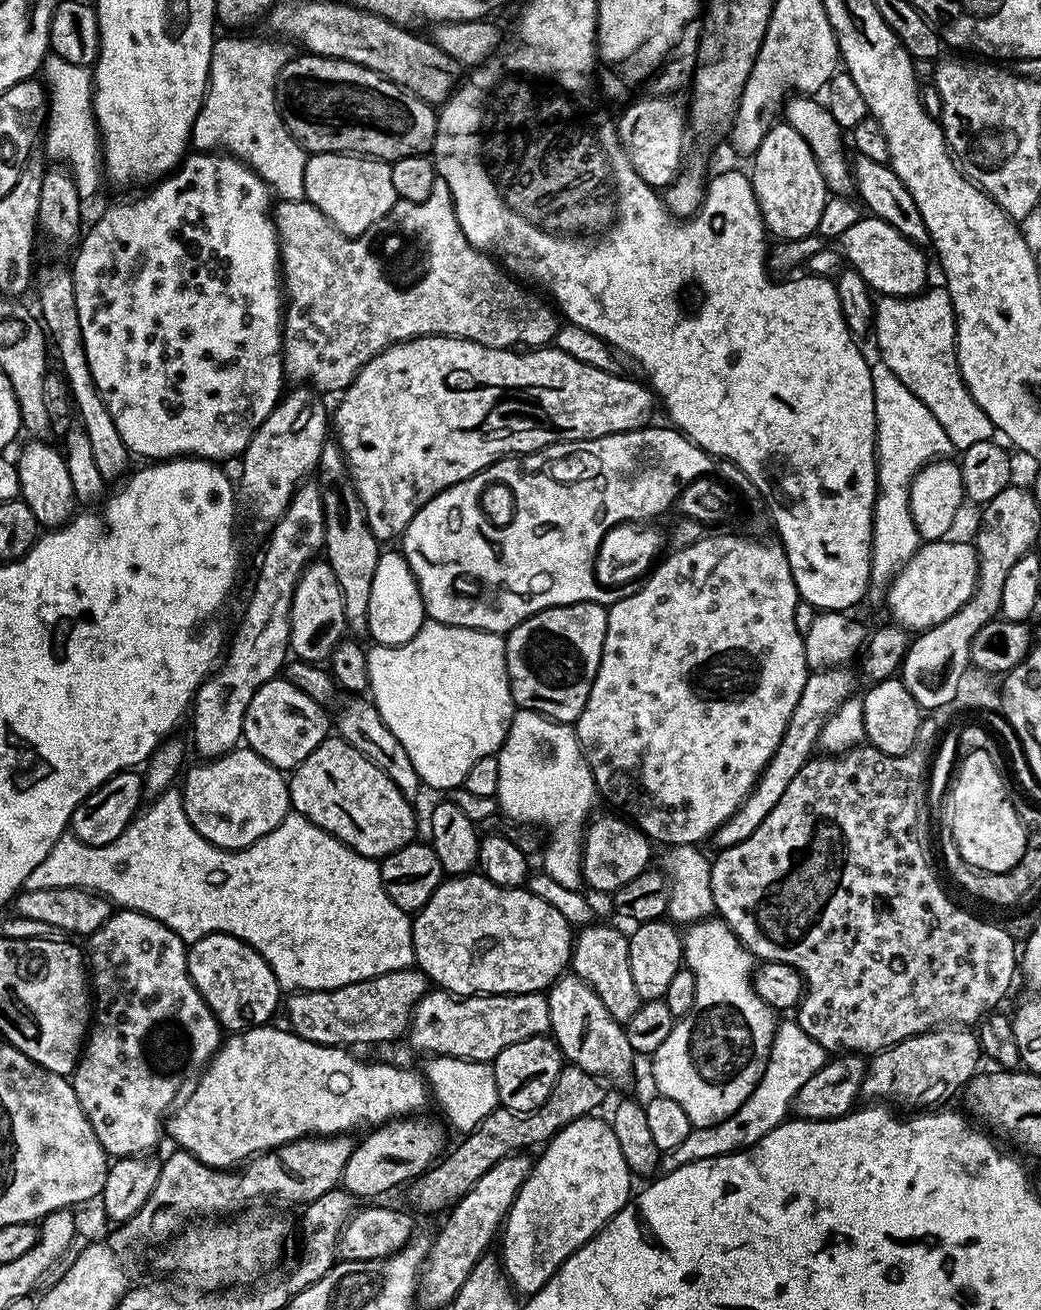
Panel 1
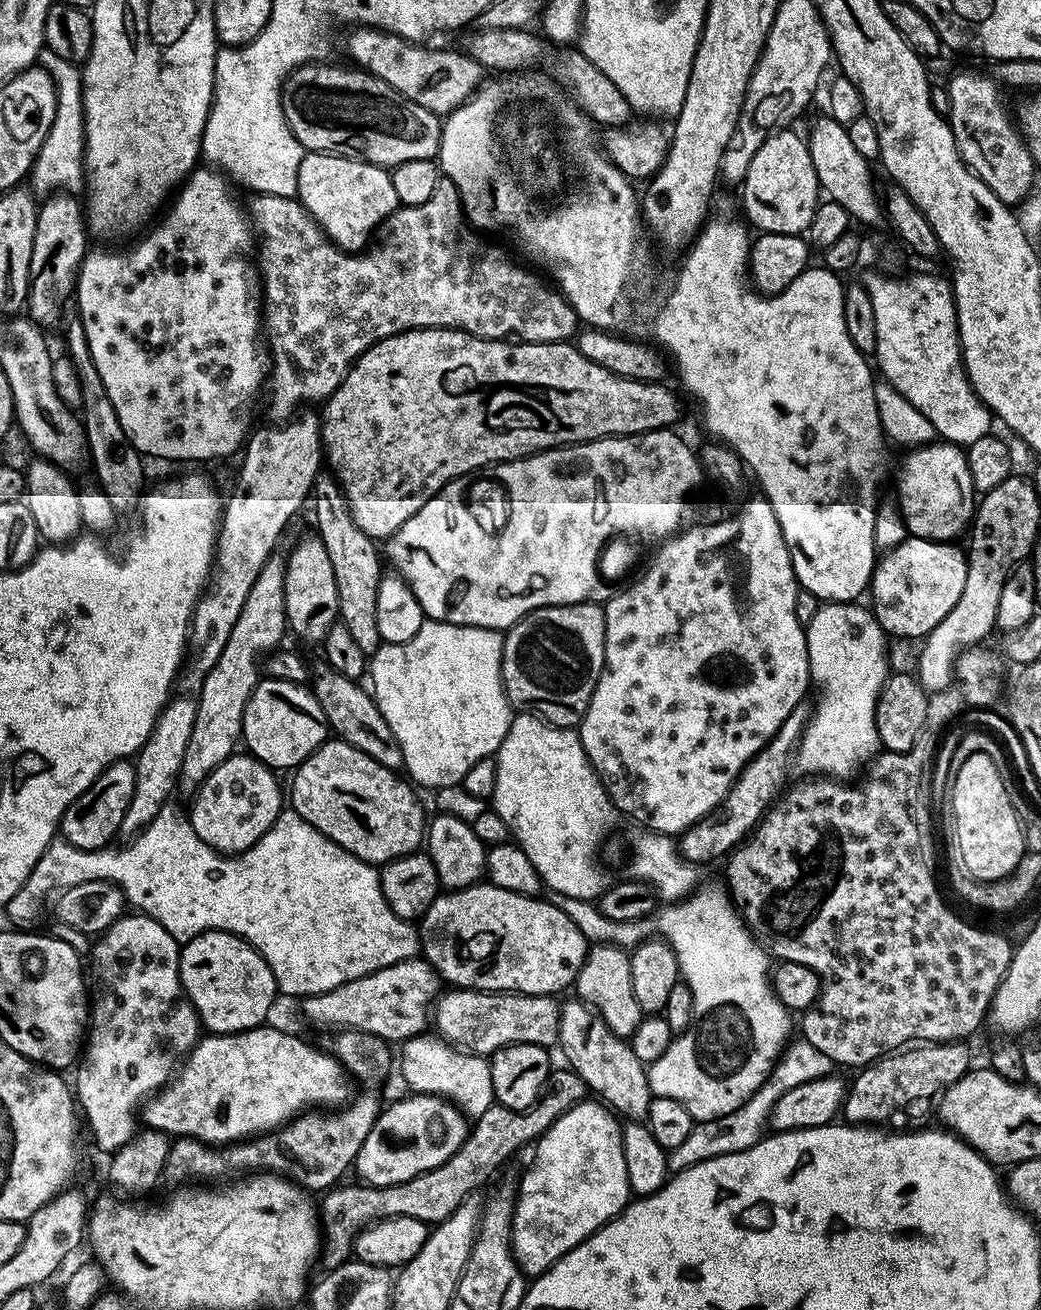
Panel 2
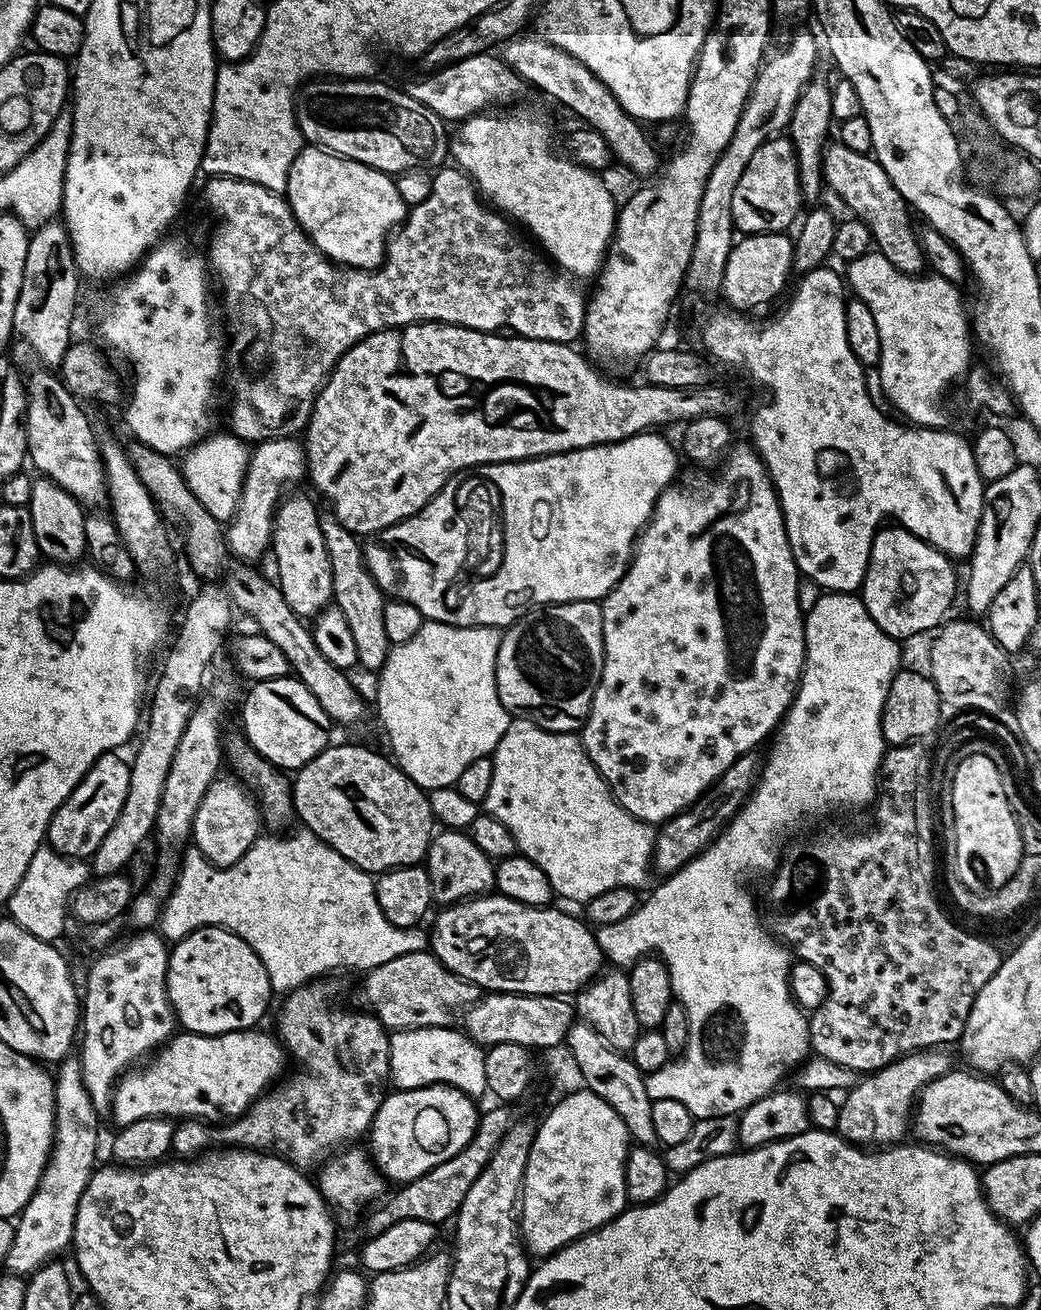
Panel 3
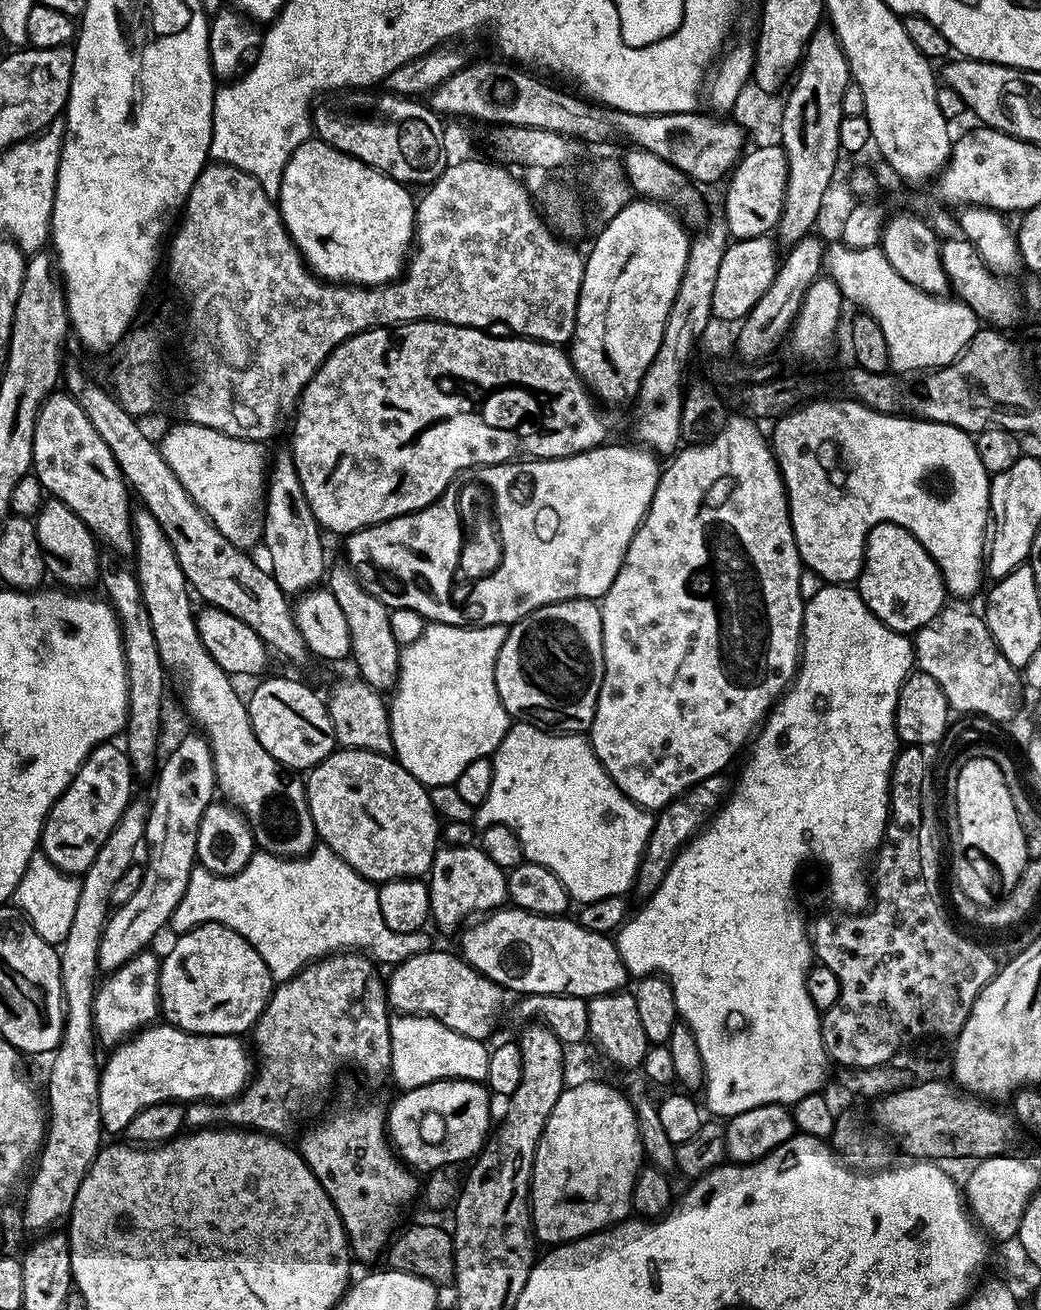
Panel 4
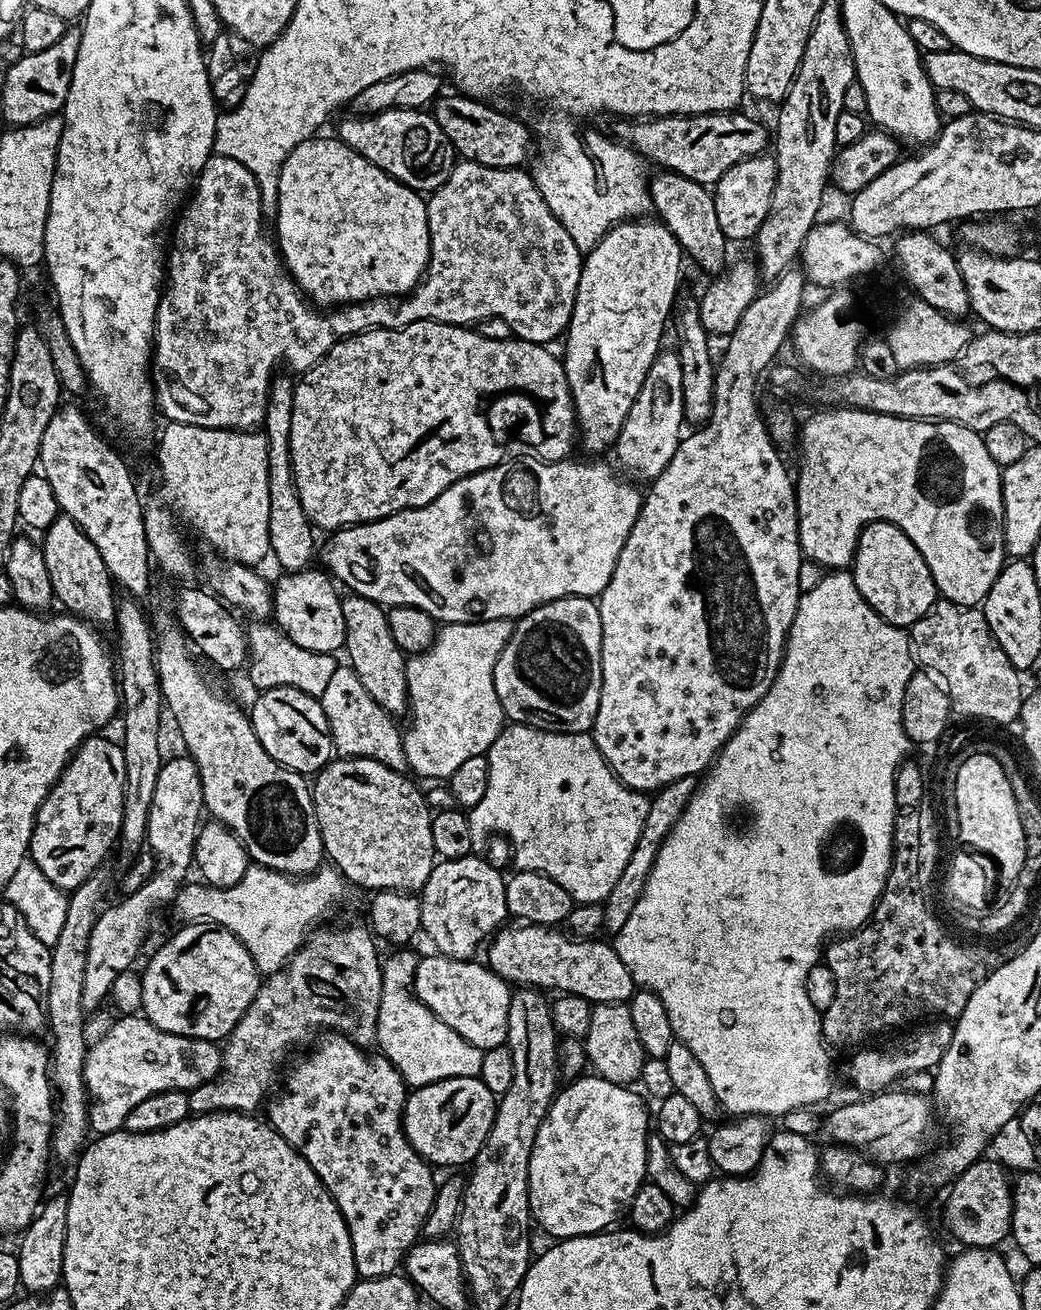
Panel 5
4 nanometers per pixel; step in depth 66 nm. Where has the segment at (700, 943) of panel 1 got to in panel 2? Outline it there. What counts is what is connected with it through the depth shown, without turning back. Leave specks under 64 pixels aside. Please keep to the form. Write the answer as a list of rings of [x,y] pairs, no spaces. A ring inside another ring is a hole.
[[[704,888],[693,891],[685,899],[680,899],[676,903],[665,903],[663,907],[655,913],[656,928],[661,932],[663,943],[674,950],[676,961],[680,967],[680,975],[683,983],[688,984],[690,994],[694,994],[694,1014],[692,1015],[692,1023],[689,1024],[686,1031],[679,1033],[673,1039],[669,1048],[656,1061],[647,1065],[647,1074],[649,1080],[649,1089],[653,1096],[661,1096],[662,1098],[674,1098],[674,1102],[682,1102],[682,1106],[686,1106],[686,1110],[691,1114],[693,1121],[713,1120],[714,1118],[722,1118],[726,1114],[730,1114],[734,1110],[738,1110],[751,1096],[758,1091],[762,1085],[768,1081],[768,1075],[772,1072],[772,1067],[776,1065],[776,1061],[780,1059],[786,1045],[789,1043],[792,1028],[794,1032],[794,1020],[790,1015],[786,1006],[782,1006],[780,999],[774,994],[772,982],[770,979],[770,957],[764,951],[764,947],[752,937],[743,920],[740,919],[731,899],[723,891],[720,892],[716,888]]]

